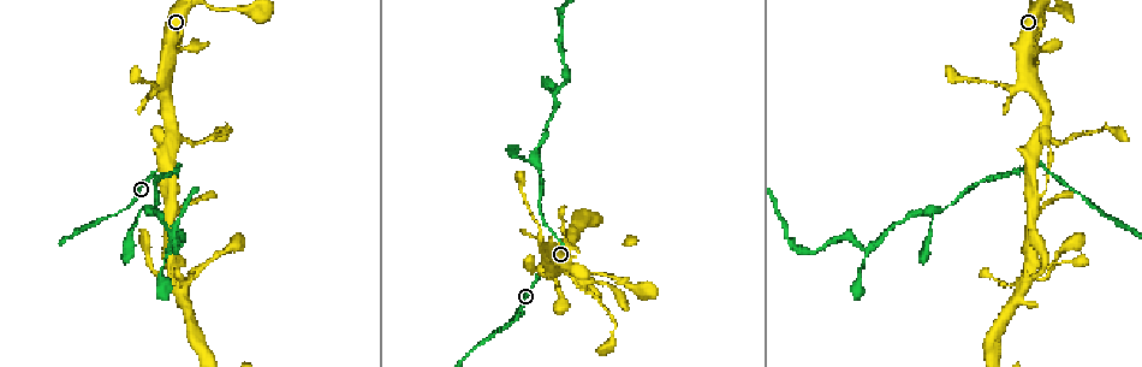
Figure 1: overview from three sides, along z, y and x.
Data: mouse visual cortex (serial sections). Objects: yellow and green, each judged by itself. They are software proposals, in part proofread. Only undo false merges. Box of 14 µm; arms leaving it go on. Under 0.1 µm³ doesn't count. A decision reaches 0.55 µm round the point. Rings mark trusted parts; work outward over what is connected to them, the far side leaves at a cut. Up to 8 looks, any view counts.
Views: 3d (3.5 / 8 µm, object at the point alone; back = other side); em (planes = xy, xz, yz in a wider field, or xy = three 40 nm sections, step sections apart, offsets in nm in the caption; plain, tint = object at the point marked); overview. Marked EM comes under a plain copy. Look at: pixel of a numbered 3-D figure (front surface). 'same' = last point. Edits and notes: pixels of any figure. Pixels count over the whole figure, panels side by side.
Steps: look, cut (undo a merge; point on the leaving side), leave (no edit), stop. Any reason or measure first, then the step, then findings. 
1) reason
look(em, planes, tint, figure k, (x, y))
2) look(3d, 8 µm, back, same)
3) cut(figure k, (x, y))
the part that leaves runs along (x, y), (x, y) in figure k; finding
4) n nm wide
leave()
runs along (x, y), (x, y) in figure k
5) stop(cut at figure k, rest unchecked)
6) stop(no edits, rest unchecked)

calibre changes
look(3d, 3.5 µm, figure 1, (542, 238))

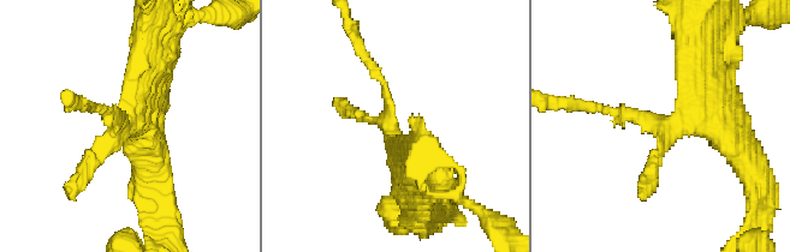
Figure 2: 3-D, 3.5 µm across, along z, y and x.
look(em, xy, step 5, tint, figure 2, (117, 124))

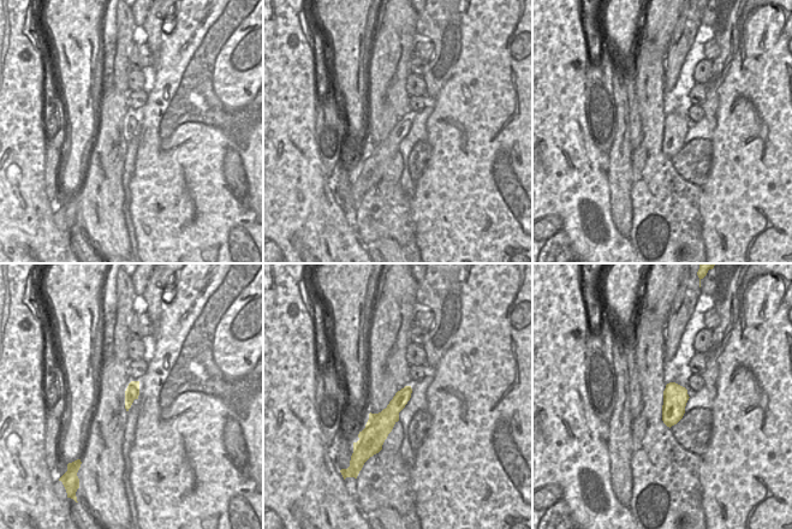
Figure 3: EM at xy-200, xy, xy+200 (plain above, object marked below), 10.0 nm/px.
190 nm wide
leave()
runs along (704, 78), (676, 126), (593, 107) in figure 2; continuous, no second cell

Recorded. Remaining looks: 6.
sudden change in width
look(3d, 8 µm, figure 1, (171, 133))

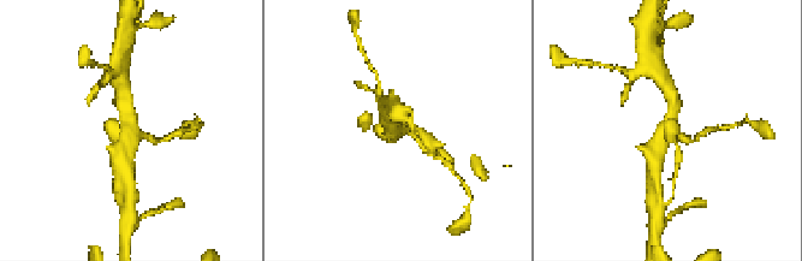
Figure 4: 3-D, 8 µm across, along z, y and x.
need the tissue
look(em, planes, tint, figure 4, (128, 127))

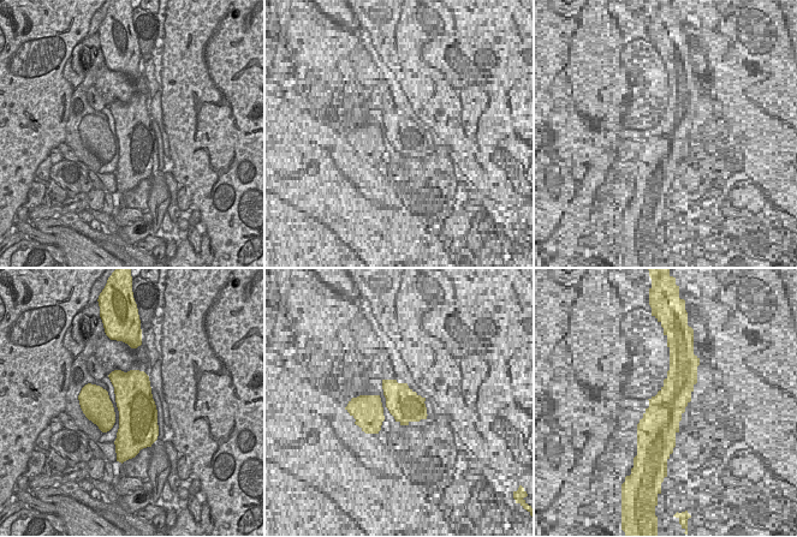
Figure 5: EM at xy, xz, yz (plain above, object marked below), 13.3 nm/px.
leave()
runs along (671, 98), (673, 114), (655, 161) in figure 4; continuous, no second cell

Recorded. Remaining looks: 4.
thin neck
look(3d, 3.5 µm, back, figure 1, (534, 160))

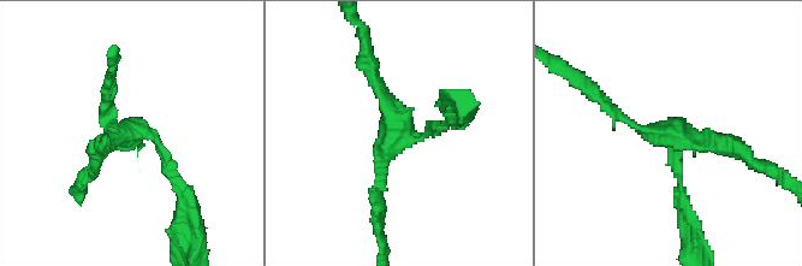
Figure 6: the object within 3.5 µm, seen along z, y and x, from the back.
look(em, xy, step 2, tint, figure 6, (663, 133))

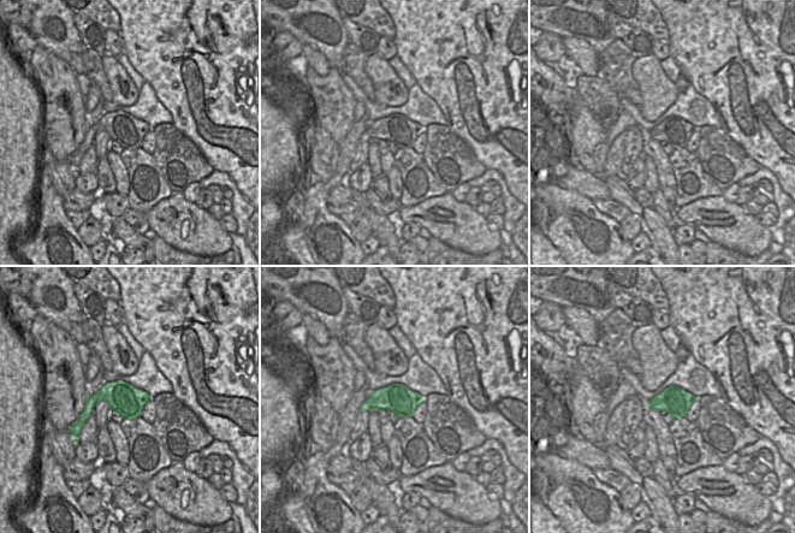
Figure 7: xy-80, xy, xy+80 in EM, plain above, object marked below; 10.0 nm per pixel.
leave()
one cell here

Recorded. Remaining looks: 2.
stop(no edits, rest unchecked)

